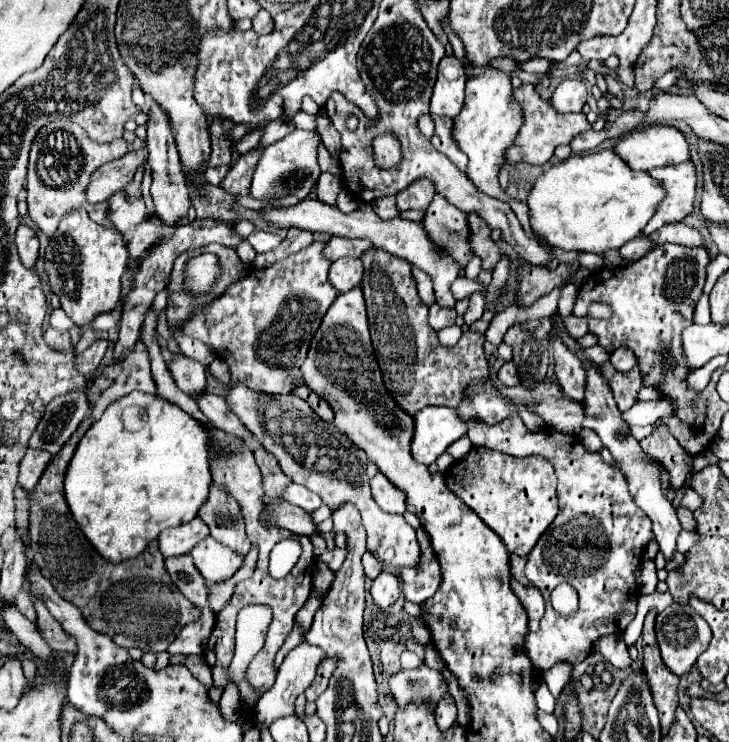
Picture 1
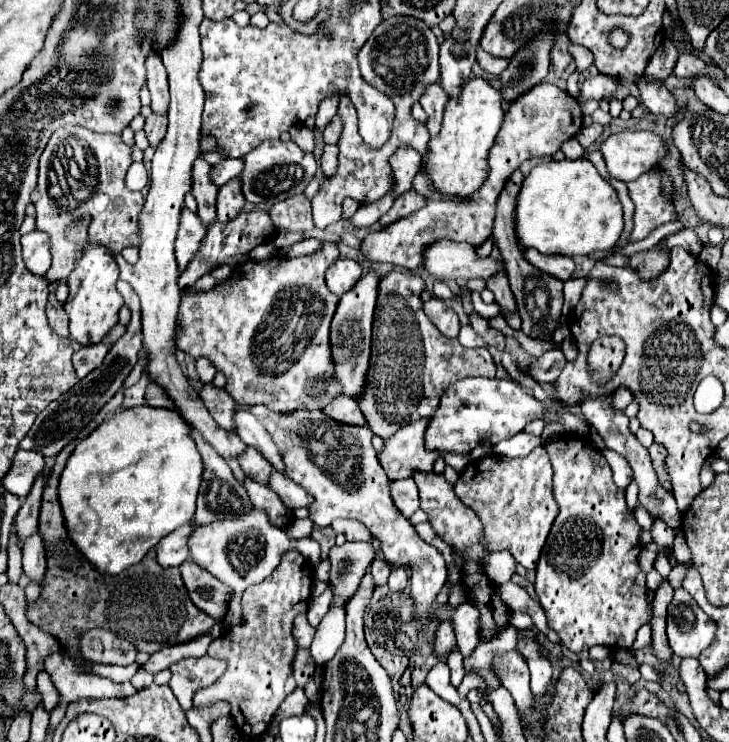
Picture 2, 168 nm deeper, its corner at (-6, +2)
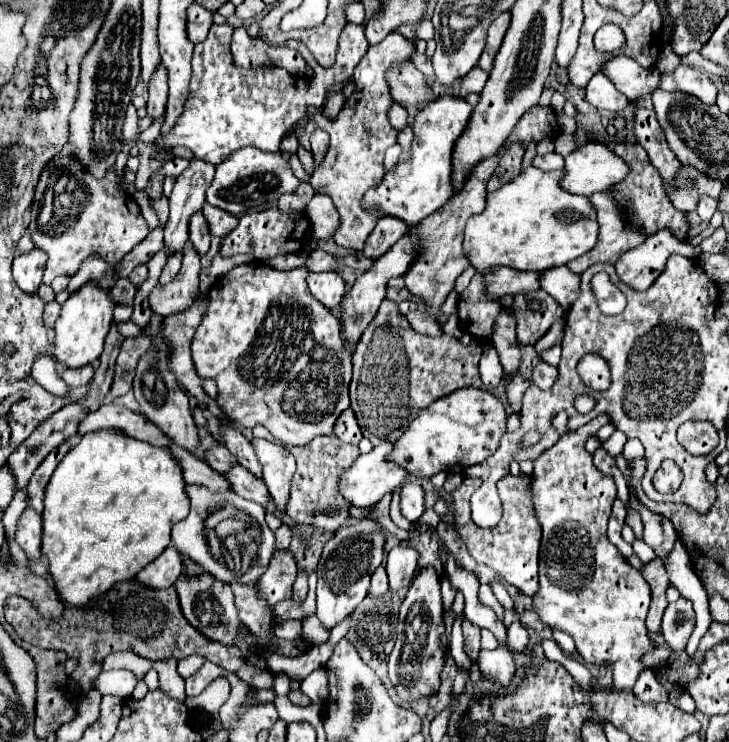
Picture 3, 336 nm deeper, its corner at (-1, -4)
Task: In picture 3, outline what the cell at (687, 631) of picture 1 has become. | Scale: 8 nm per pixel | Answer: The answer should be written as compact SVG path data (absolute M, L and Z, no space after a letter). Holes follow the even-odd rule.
M679 598L677 602L669 604L663 614L663 636L667 646L673 652L683 652L687 640L695 628L695 612L687 598Z

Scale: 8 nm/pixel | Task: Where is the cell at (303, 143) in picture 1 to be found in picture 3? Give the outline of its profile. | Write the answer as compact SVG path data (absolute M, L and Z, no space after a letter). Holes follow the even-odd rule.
M241 148L233 152L223 164L217 166L215 180L207 190L207 202L243 216L249 210L265 210L267 204L275 204L283 194L295 192L301 182L291 172L291 166L279 152L259 152L259 148Z

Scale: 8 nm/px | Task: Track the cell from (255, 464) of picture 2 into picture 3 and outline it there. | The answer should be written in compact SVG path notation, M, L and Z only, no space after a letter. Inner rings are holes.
M217 444L217 446L213 446L213 448L209 450L207 462L209 462L209 466L211 466L213 470L217 470L217 472L227 472L227 468L231 468L231 464L239 464L239 462L235 460L235 456L231 456L231 452L229 452L223 444Z

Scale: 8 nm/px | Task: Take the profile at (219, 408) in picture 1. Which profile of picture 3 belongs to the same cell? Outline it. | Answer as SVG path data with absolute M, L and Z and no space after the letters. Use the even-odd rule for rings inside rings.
M253 438L251 446L255 448L257 460L263 466L263 480L269 488L273 502L277 510L283 510L291 488L291 476L295 472L295 458L287 448L269 440Z

